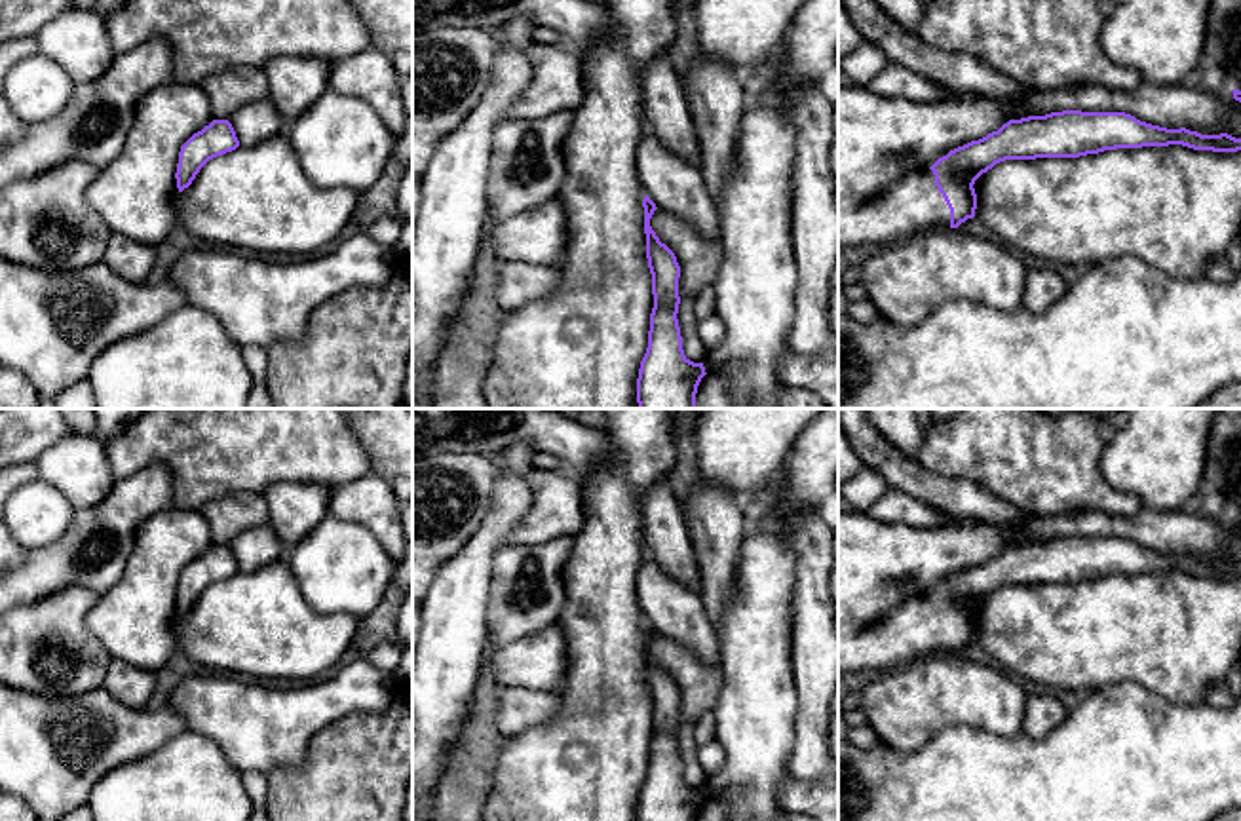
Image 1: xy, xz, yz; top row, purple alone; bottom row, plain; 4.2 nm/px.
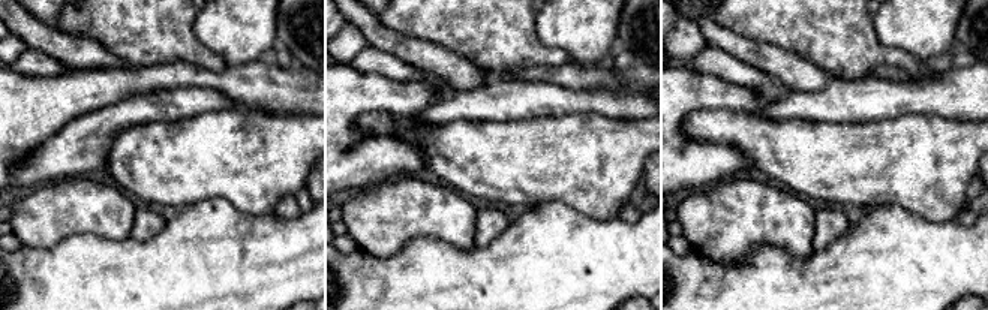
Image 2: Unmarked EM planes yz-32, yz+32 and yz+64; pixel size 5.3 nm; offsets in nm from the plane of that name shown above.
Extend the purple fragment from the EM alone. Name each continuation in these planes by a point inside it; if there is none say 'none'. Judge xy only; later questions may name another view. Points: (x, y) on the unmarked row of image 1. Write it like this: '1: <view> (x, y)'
1: xy (135, 620)

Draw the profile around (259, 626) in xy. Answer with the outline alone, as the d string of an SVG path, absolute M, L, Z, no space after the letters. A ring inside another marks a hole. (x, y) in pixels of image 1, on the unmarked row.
M287 559L257 572L238 572L209 585L192 610L177 620L179 650L209 673L251 680L285 678L314 682L331 675L346 656L359 620L321 614L302 595Z

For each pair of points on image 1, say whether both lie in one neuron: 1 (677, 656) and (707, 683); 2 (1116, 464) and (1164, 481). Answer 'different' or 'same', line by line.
1: same
2: same

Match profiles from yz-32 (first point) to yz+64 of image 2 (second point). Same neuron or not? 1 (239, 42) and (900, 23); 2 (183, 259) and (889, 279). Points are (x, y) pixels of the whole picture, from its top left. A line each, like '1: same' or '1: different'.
1: same
2: same

